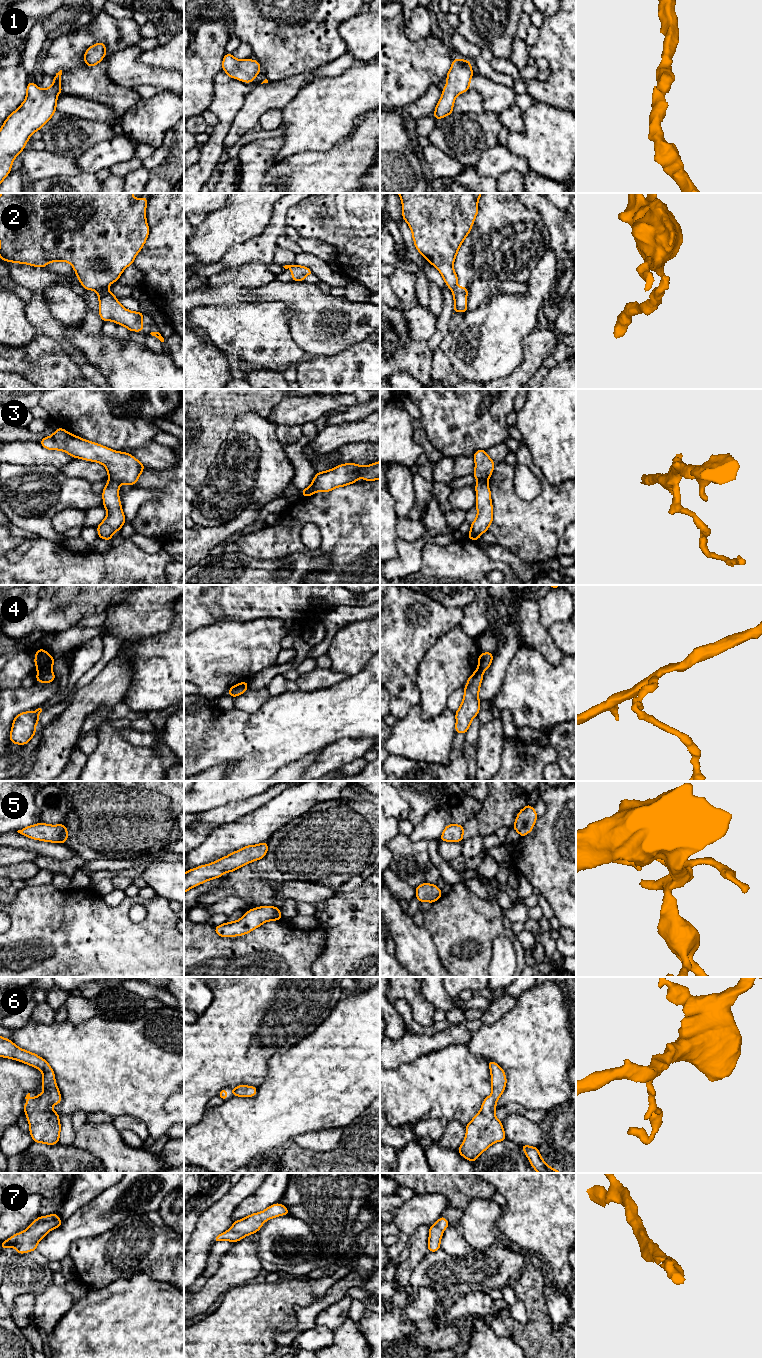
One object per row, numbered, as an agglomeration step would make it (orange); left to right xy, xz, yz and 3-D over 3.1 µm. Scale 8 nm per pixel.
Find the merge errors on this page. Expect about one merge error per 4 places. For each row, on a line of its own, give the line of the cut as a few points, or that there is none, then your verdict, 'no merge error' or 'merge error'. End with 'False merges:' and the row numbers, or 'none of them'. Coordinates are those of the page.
1: no cut | no merge error
2: xy (107, 286), (101, 286), (95, 290) | merge error
3: xy (109, 479), (119, 484) | merge error
4: xy (51, 669), (38, 673) | merge error
5: no cut | no merge error
6: no cut | no merge error
7: no cut | no merge error
False merges: 2, 3, 4

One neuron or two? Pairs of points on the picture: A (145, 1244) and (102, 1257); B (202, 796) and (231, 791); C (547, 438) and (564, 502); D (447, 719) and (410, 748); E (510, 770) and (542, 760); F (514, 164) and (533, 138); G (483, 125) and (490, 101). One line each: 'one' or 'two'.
A: one
B: one
C: two
D: one
E: one
F: two
G: two

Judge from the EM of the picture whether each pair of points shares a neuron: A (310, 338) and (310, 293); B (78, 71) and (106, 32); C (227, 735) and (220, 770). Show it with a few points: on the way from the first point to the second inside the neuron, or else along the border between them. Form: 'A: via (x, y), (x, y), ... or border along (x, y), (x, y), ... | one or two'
A: via (310, 327), (310, 304) | one
B: via (78, 59), (78, 49), (94, 33) | one
C: border along (231, 766), (228, 764), (218, 764), (204, 770) | two

